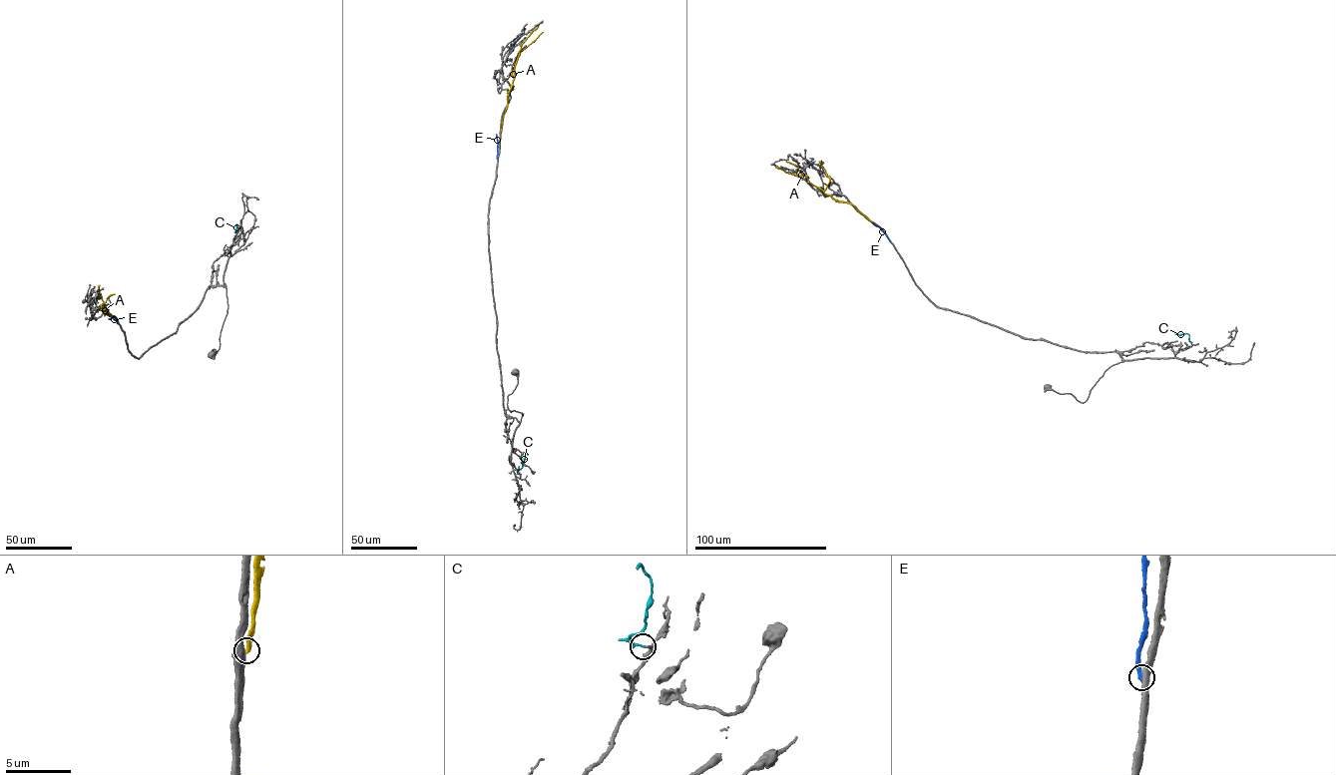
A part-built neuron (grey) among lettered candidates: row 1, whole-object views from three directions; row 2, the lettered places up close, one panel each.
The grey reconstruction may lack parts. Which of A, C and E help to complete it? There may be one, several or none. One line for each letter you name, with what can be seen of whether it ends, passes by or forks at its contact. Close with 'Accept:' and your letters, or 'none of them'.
C: it ends
Accept: C

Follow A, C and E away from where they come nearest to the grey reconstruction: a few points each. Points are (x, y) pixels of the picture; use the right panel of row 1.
A: (871, 221), (851, 204), (838, 201), (814, 186), (804, 175), (795, 175), (776, 168)
C: (1191, 344), (1187, 333), (1174, 334)
E: (890, 240), (873, 223)

